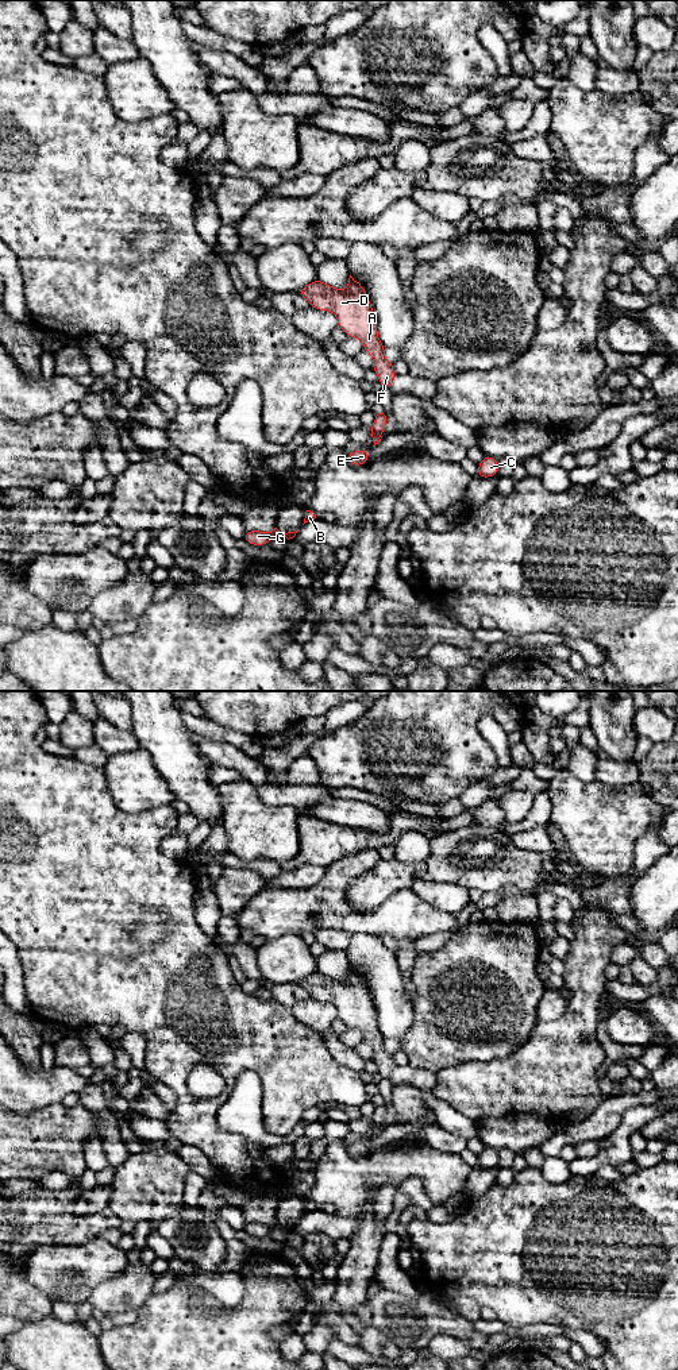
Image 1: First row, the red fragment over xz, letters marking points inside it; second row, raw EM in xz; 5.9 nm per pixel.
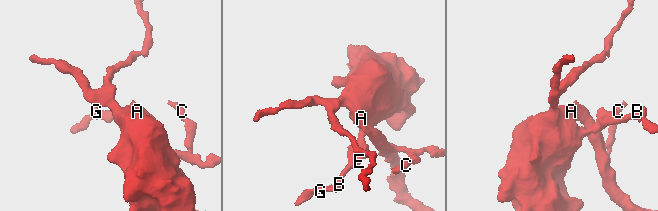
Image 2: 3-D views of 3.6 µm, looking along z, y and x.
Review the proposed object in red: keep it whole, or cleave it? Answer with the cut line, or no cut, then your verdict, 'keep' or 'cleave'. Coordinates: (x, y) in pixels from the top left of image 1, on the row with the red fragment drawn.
no cut | keep

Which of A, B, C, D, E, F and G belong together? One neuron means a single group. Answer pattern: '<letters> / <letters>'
A B C D E F G

